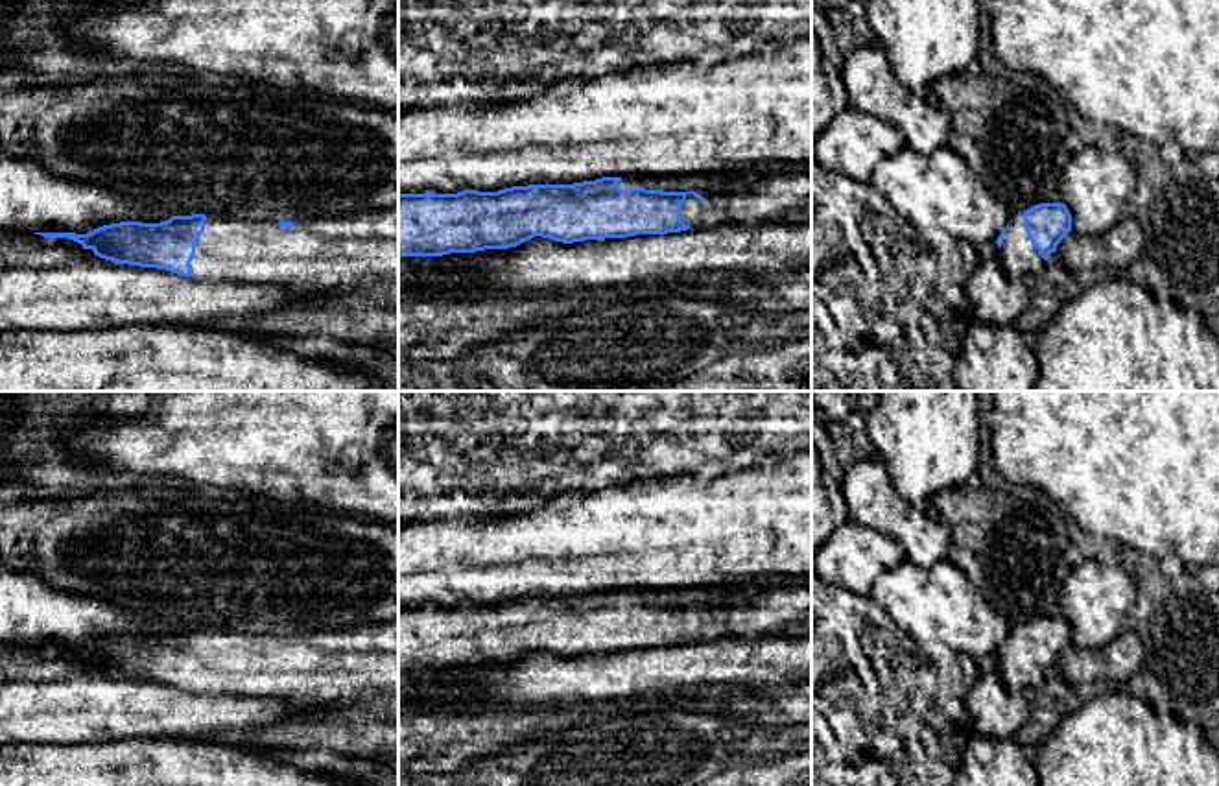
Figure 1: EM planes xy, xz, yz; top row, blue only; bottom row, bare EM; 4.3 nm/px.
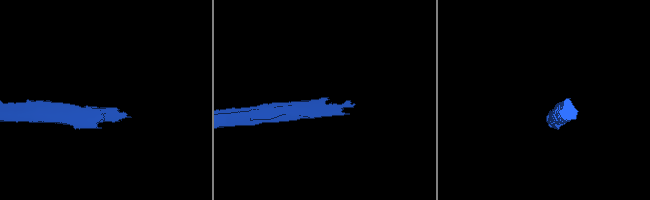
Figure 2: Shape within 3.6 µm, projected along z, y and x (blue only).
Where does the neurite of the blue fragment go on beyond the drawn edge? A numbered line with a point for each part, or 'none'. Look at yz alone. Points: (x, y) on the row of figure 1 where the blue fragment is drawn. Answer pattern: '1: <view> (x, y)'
1: yz (1018, 257)

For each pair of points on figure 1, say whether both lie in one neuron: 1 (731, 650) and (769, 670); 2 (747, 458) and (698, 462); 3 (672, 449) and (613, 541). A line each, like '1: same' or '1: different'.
1: same
2: same
3: different

